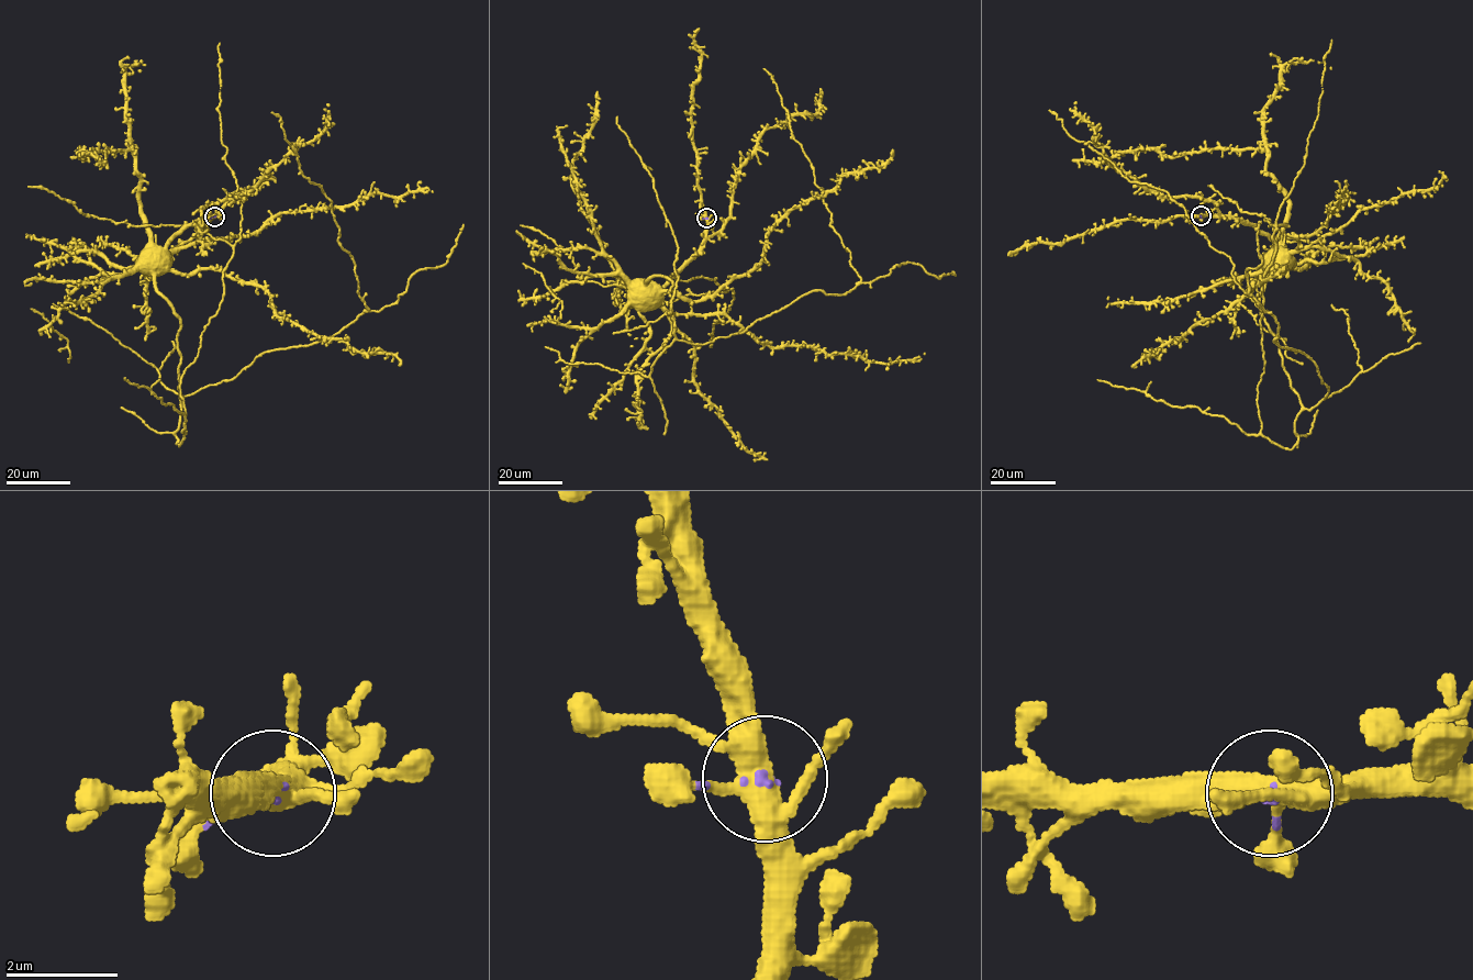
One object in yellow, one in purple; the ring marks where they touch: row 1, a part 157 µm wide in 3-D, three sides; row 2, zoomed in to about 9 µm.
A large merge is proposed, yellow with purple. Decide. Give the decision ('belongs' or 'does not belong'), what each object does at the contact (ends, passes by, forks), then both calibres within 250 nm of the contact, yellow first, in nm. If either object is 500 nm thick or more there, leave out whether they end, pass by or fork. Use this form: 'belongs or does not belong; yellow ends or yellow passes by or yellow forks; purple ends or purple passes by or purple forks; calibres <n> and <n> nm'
belongs; yellow forks; purple ends; calibres 400 and 80 nm

